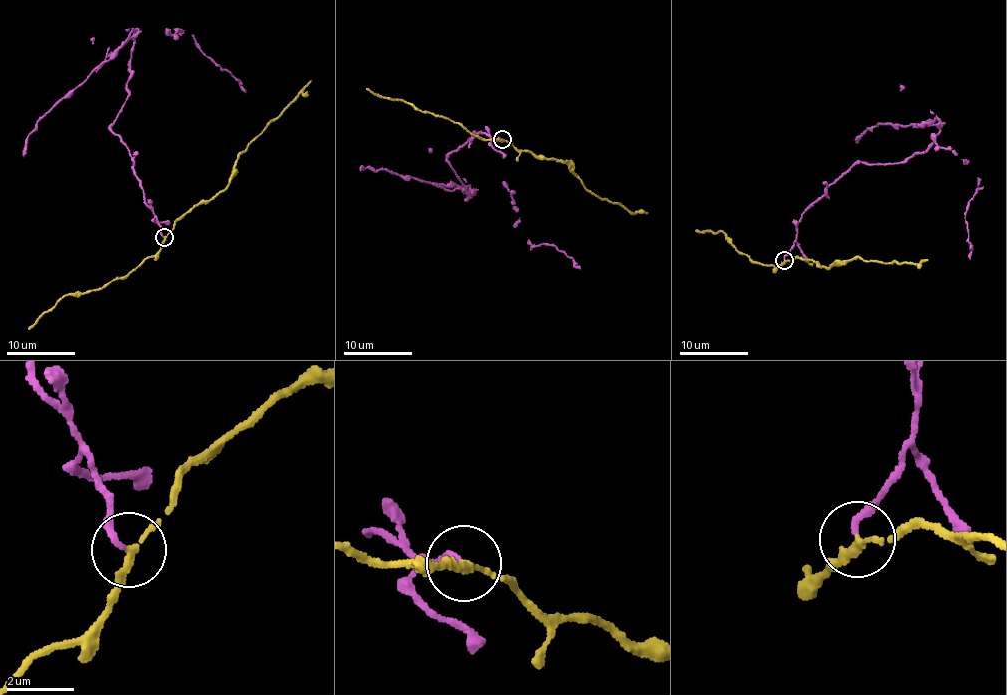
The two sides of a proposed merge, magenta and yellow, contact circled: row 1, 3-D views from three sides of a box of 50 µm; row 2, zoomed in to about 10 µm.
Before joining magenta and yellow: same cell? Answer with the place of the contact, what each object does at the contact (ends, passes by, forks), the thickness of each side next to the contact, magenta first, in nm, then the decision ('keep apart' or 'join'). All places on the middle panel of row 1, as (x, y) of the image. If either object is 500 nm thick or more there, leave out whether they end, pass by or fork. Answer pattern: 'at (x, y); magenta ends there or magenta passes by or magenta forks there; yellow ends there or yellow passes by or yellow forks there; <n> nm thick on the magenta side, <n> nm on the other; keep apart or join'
at (502, 139); magenta ends there; yellow ends there; 240 nm thick on the magenta side, 240 nm on the other; keep apart

